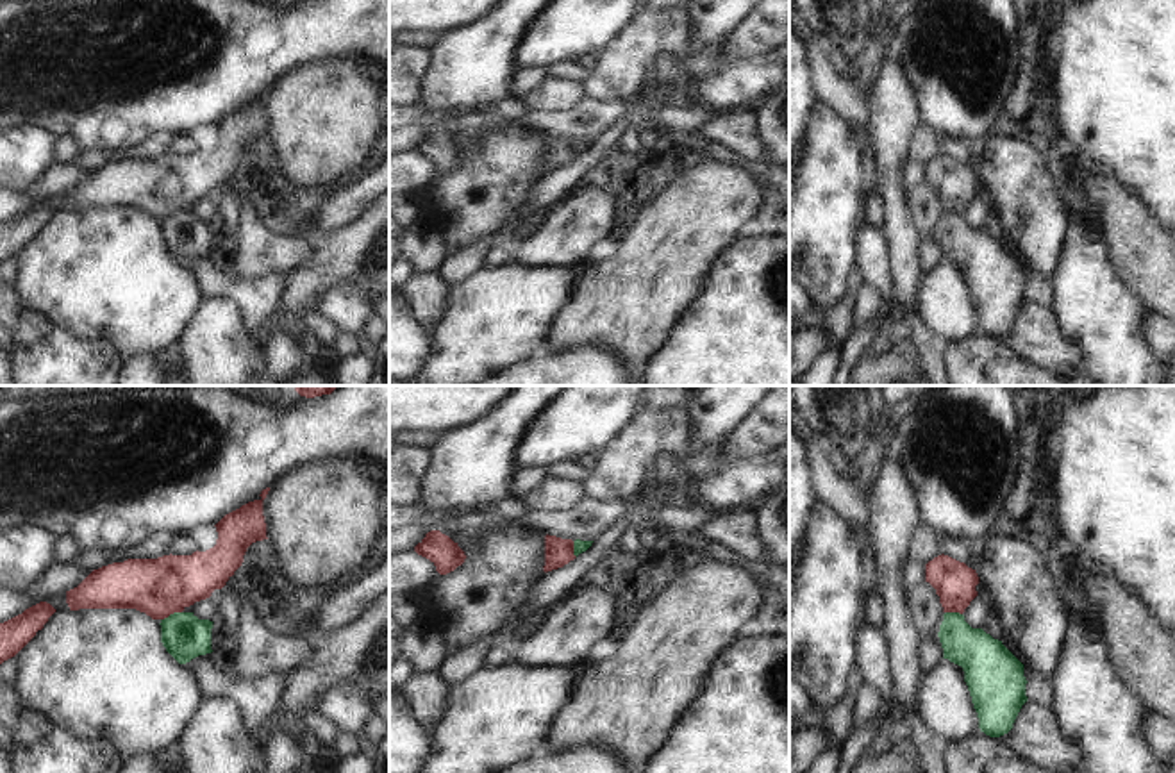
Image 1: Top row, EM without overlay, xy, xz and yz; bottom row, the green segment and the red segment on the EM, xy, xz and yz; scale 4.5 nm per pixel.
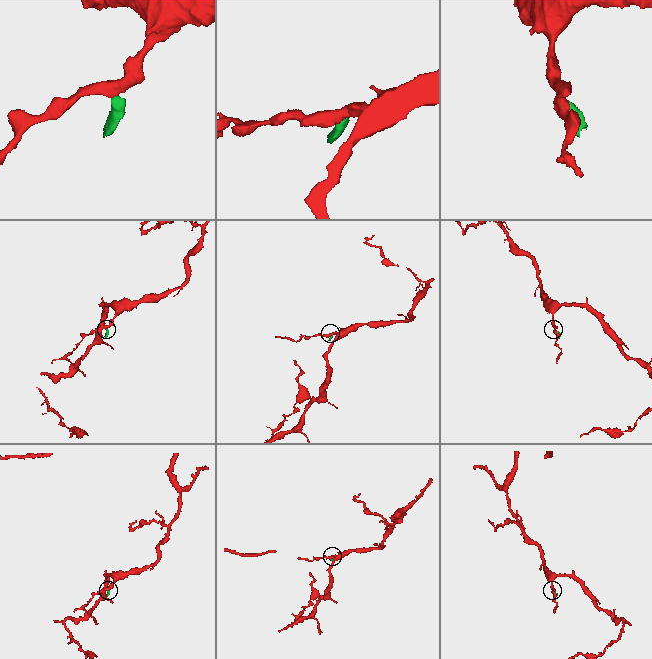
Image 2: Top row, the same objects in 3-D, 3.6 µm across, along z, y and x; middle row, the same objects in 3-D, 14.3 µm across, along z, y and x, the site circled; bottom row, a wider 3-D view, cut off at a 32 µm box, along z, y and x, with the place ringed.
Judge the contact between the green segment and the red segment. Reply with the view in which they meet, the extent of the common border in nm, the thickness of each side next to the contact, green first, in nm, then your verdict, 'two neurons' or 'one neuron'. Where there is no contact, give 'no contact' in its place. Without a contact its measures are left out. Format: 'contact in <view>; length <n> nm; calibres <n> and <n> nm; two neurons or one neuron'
contact in xy; length 100 nm; calibres 200 and 260 nm; two neurons

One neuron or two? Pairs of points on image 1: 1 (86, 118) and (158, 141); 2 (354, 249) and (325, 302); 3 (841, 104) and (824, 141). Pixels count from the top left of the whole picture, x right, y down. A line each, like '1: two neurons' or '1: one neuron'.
1: two neurons
2: two neurons
3: two neurons

